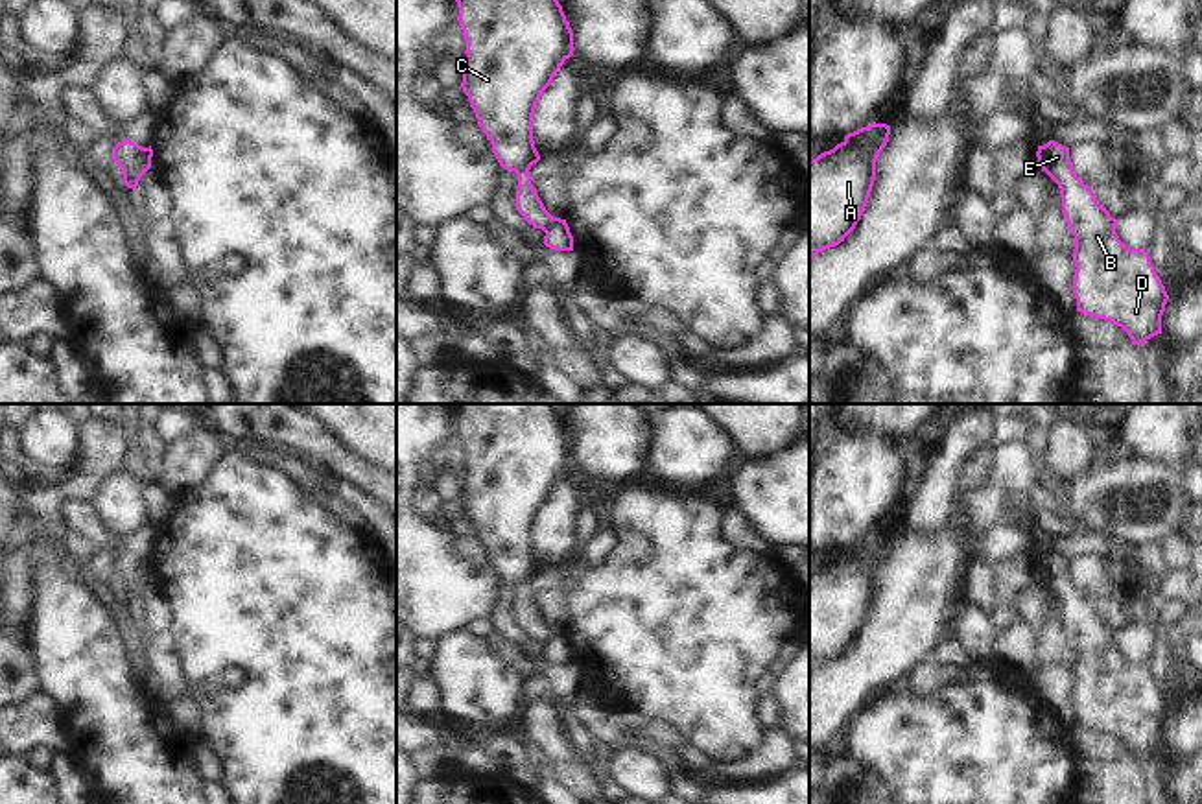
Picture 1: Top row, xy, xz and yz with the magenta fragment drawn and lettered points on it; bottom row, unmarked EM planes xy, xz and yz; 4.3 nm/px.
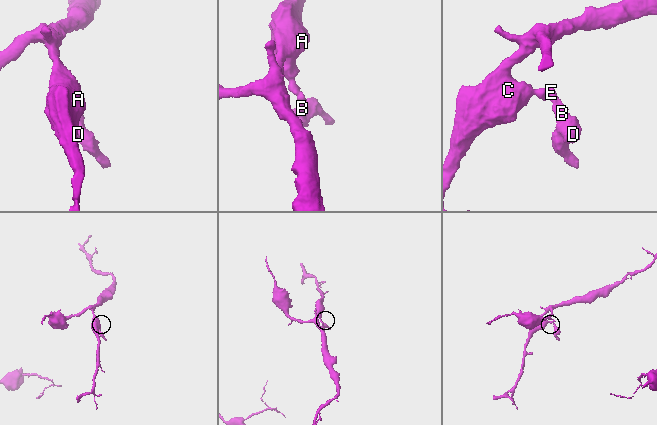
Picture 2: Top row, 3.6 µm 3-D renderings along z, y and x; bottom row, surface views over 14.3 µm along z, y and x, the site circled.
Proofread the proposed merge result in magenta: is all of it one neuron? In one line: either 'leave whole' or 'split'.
split

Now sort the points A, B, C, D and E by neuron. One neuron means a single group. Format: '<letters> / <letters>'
A C / B D E

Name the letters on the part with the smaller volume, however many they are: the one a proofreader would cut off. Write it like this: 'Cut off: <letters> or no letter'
Cut off: B, D, E

